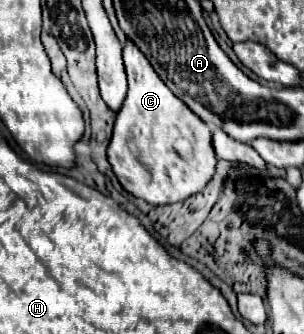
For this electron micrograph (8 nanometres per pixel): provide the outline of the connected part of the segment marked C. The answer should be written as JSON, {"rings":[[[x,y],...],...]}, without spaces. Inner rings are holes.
{"rings":[[[131,42],[123,48],[123,62],[129,92],[125,104],[117,112],[113,138],[107,150],[109,164],[121,186],[151,204],[173,204],[201,192],[217,164],[207,124],[163,84],[147,58]]]}

